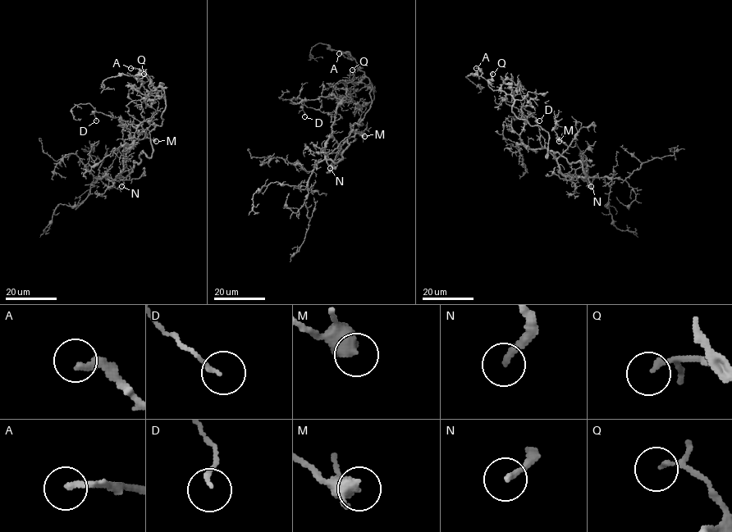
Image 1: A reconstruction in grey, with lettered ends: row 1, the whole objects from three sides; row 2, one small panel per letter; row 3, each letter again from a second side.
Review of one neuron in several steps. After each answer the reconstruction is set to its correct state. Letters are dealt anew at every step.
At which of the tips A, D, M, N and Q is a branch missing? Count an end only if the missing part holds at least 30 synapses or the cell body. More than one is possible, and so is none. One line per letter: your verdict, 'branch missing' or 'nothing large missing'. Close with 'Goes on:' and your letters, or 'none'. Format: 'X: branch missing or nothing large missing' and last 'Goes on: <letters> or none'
A: nothing large missing
D: nothing large missing
M: nothing large missing
N: branch missing
Q: nothing large missing
Goes on: N

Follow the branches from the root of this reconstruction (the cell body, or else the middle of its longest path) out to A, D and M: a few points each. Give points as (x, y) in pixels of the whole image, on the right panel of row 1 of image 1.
A: (547, 154), (548, 134), (519, 119), (511, 110), (514, 98), (493, 90), (476, 68)
D: (547, 154), (579, 161), (585, 176), (560, 171), (537, 119), (528, 111), (539, 120)
M: (547, 154), (579, 161), (585, 176), (560, 171), (557, 159), (568, 147), (557, 137), (559, 141)

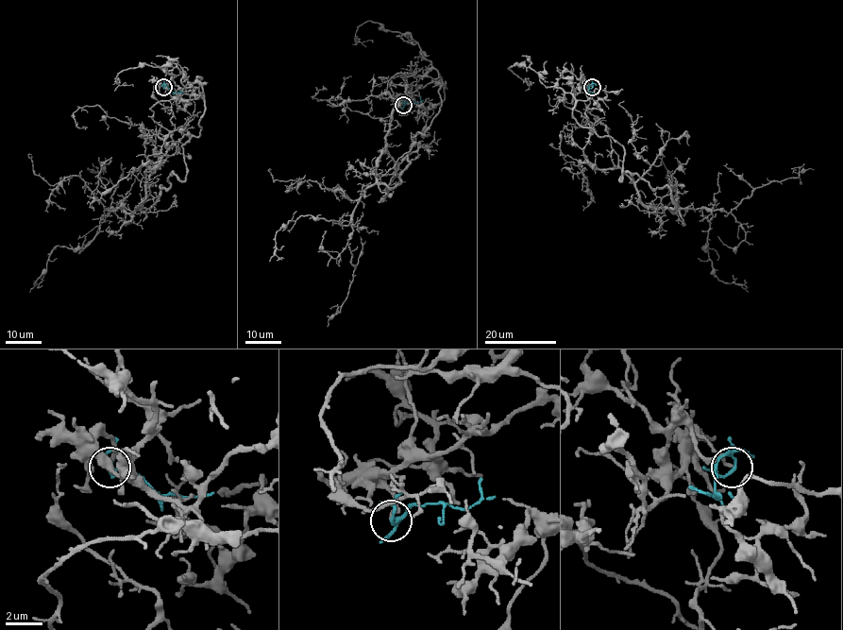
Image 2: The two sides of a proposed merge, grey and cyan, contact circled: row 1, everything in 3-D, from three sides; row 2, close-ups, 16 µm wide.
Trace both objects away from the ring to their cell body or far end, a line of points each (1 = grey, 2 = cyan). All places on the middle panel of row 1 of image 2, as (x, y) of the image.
1: (403, 105), (427, 83), (444, 86), (399, 183), (369, 186), (339, 222), (289, 221), (269, 262)
2: (403, 106), (408, 102), (418, 103), (420, 96)

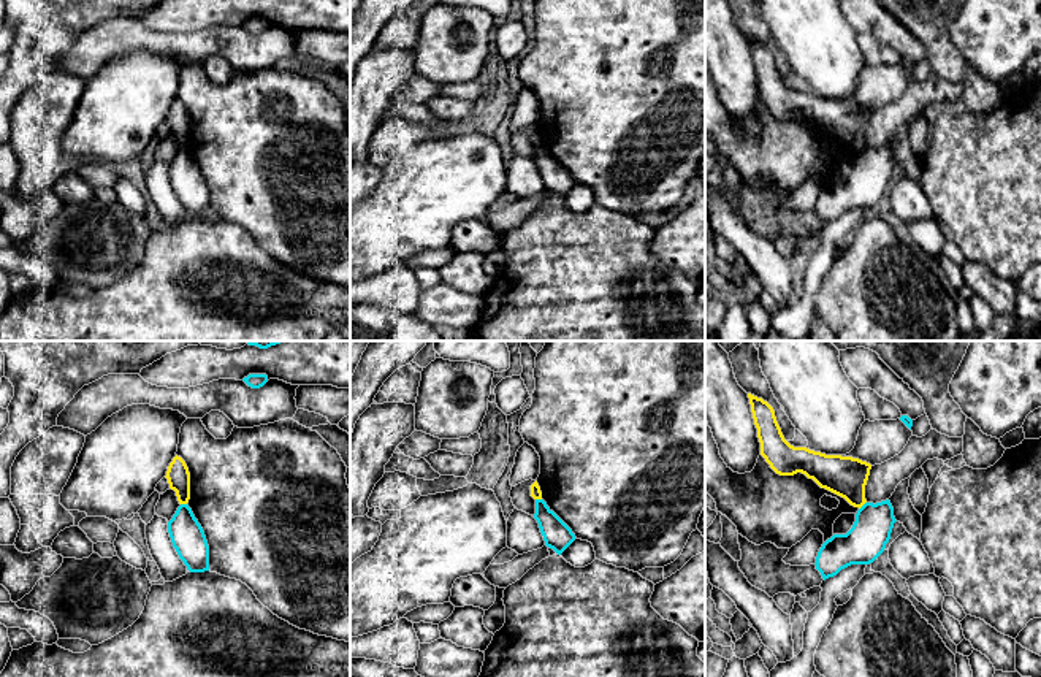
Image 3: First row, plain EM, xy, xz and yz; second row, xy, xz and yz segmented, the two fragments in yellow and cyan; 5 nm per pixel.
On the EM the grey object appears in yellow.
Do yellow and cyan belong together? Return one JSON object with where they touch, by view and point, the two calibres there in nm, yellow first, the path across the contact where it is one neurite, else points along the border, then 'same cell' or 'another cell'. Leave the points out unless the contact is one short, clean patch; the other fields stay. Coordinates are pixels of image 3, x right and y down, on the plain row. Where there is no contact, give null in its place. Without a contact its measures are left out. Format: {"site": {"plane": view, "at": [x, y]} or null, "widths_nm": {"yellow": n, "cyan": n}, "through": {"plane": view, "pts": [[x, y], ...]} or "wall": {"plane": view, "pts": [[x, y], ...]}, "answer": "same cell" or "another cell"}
{"site": {"plane": "yz", "at": [862, 149]}, "widths_nm": {"yellow": 200, "cyan": 200}, "wall": {"plane": "yz", "pts": [[865, 146], [859, 154]]}, "answer": "another cell"}

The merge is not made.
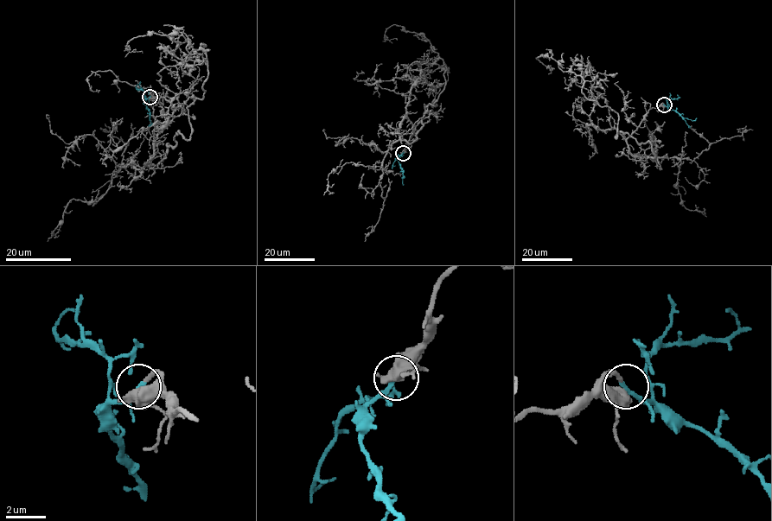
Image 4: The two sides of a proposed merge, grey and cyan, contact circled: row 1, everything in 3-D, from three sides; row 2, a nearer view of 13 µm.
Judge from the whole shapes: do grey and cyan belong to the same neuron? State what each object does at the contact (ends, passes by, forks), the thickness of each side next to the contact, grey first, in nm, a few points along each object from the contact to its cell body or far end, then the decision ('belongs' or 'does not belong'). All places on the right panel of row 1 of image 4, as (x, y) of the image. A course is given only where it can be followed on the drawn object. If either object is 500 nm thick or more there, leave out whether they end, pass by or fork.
grey forks there; cyan ends there; 440 nm thick on the grey side, 240 nm on the other; grey runs (664, 105), (652, 107), (626, 138), (590, 119), (596, 97), (576, 75), (537, 58), (551, 71); cyan runs (664, 104), (684, 117), (693, 121), (696, 117); belongs

